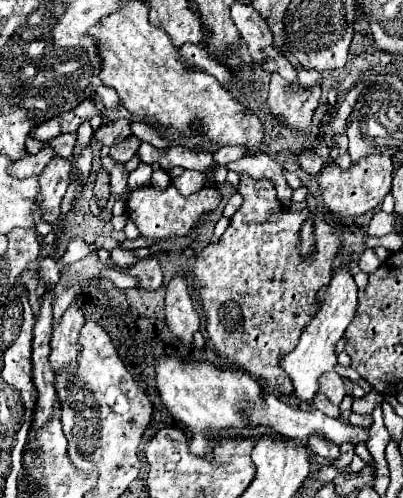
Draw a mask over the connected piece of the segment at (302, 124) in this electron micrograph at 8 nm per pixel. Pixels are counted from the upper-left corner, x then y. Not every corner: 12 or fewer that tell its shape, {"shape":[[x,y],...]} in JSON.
{"shape":[[272,73],[270,111],[288,127],[306,131],[318,107],[320,83],[288,93]]}

